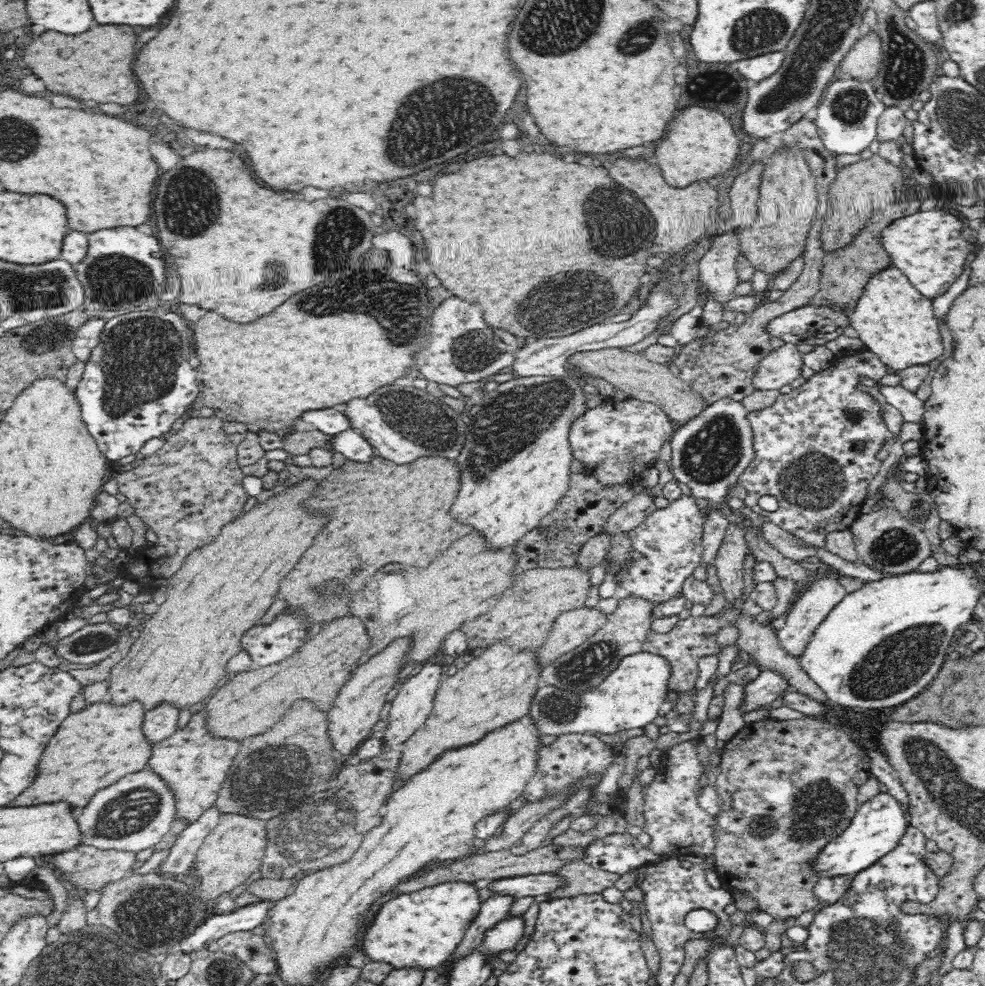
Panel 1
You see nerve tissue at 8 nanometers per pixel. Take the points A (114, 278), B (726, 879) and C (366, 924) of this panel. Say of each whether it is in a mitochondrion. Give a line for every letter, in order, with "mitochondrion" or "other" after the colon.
A: mitochondrion
B: other
C: other

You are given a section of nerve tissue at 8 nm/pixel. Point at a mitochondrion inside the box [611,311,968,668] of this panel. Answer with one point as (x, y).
(713, 452)

